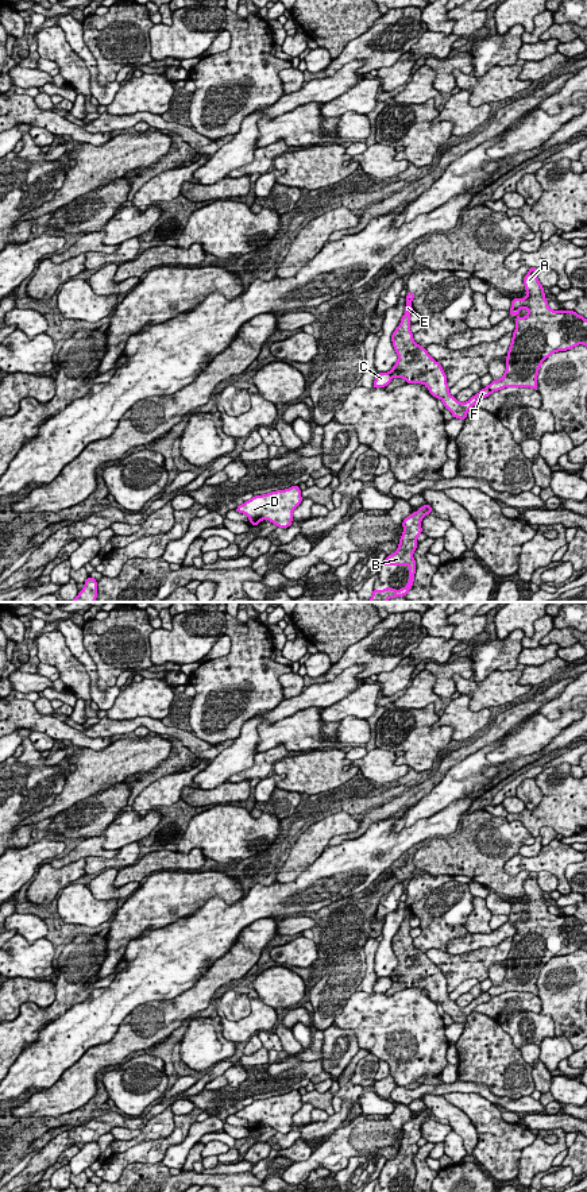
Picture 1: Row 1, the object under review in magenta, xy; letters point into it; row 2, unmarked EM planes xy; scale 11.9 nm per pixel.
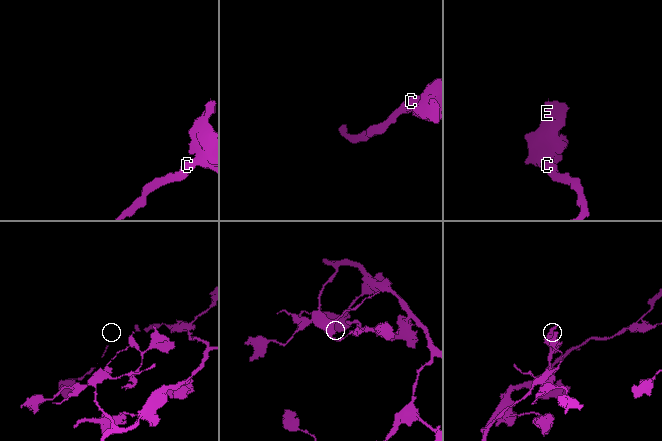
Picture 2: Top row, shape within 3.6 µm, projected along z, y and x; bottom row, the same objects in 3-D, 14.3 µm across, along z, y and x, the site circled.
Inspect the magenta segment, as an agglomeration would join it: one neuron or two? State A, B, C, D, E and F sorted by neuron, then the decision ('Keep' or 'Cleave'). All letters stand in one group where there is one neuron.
Groups: A B E F / C D. Cleave

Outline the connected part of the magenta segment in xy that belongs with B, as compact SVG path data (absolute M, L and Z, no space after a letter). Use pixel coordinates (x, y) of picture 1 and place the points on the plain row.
M429 1108L421 1111L402 1126L403 1137L398 1153L394 1158L387 1160L382 1170L408 1170L409 1184L405 1192L413 1192L416 1179L416 1165L413 1158L418 1150L417 1142L422 1138L421 1125L433 1115Z

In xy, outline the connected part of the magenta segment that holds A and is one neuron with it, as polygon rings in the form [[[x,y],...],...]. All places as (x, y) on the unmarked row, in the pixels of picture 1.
[[[529,872],[528,879],[524,882],[524,890],[526,902],[513,903],[511,913],[509,915],[509,919],[515,919],[517,923],[515,934],[513,936],[511,948],[506,961],[506,975],[501,984],[491,985],[490,990],[487,990],[466,1007],[459,1007],[456,1002],[451,1000],[447,988],[447,979],[444,977],[441,969],[428,958],[425,952],[417,949],[413,945],[413,938],[410,936],[410,917],[413,915],[412,904],[416,903],[416,900],[412,896],[409,896],[405,902],[405,919],[391,940],[393,952],[398,960],[398,965],[390,975],[390,979],[395,983],[403,983],[406,988],[414,987],[425,990],[435,1003],[441,1004],[444,1012],[448,1014],[455,1023],[464,1026],[467,1017],[479,1004],[487,1003],[494,996],[502,995],[505,992],[530,992],[537,995],[538,975],[547,963],[549,963],[553,957],[567,956],[579,949],[587,952],[587,923],[574,915],[553,915],[548,911],[544,891],[537,884],[537,872]]]

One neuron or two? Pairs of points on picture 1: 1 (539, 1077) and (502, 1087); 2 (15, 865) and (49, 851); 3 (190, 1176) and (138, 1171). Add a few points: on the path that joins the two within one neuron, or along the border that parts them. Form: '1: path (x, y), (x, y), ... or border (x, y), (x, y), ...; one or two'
1: border (530, 1067), (536, 1090); two
2: path (23, 861), (41, 851); one
3: path (177, 1177), (151, 1177); one

